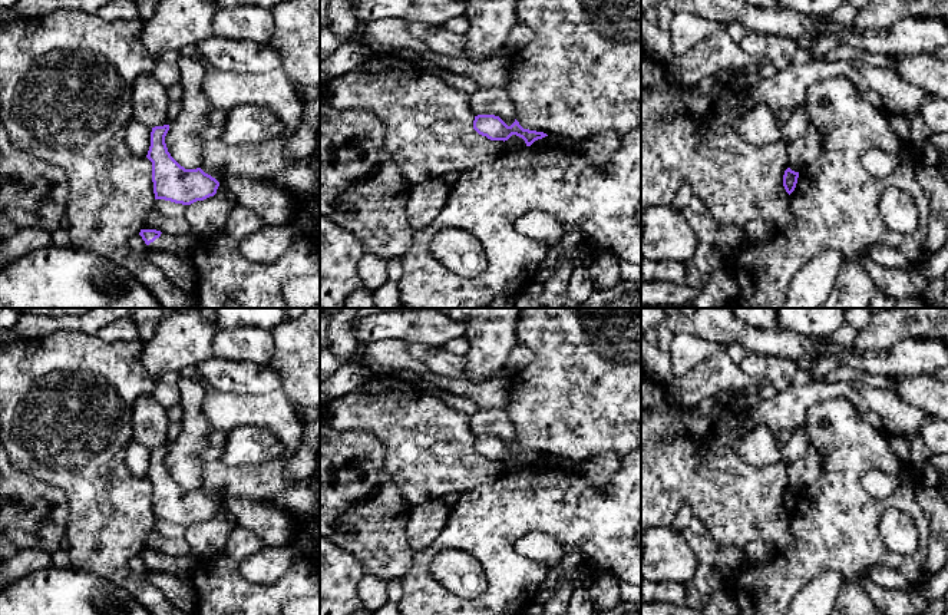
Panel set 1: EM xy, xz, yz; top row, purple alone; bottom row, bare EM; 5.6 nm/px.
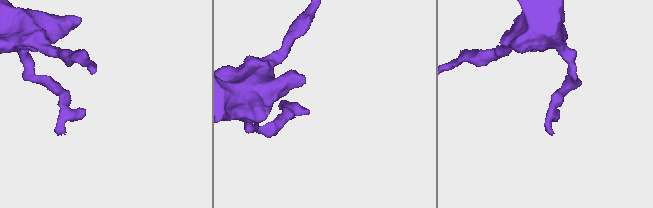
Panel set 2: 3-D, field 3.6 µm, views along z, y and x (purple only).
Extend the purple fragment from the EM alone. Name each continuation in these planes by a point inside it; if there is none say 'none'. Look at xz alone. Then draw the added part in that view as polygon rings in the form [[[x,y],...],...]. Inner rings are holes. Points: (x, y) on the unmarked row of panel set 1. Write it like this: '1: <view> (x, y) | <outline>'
none

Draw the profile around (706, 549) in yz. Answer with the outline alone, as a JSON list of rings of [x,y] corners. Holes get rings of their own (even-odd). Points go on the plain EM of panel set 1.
[[[686,529],[681,532],[681,536],[698,558],[698,563],[710,565],[719,572],[721,569],[731,569],[739,573],[747,563],[744,552],[741,552],[739,548],[719,546],[708,533],[696,535]]]

